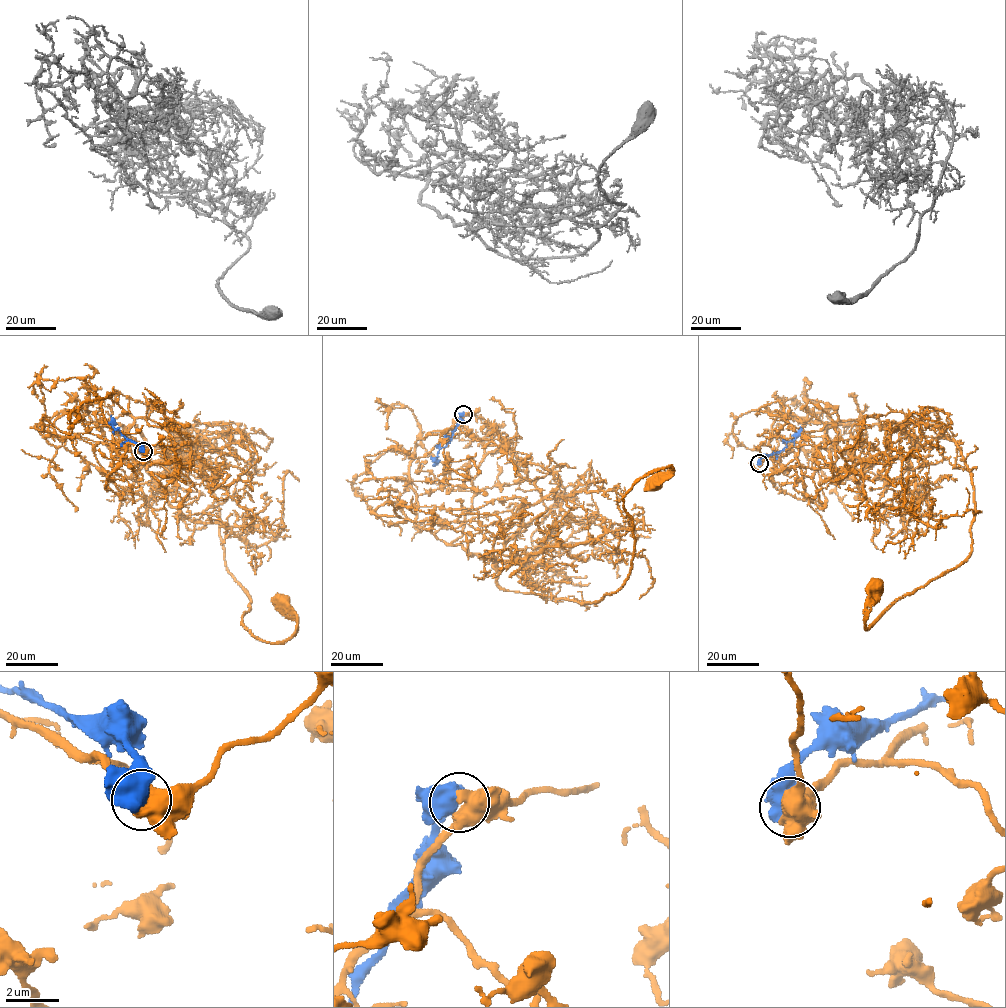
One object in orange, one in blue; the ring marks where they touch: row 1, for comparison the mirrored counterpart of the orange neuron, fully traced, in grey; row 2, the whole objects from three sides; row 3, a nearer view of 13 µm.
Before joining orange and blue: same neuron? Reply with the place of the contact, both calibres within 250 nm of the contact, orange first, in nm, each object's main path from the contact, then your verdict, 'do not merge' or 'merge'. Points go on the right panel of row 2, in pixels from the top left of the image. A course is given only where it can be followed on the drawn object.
place (759, 463); calibres 650 and 750 nm; course orange (759, 463), (851, 467), (953, 440), (975, 492), (971, 554), (865, 628), (876, 585); course blue (759, 463), (762, 458), (782, 451), (787, 441), (795, 437), (800, 426); do not merge

